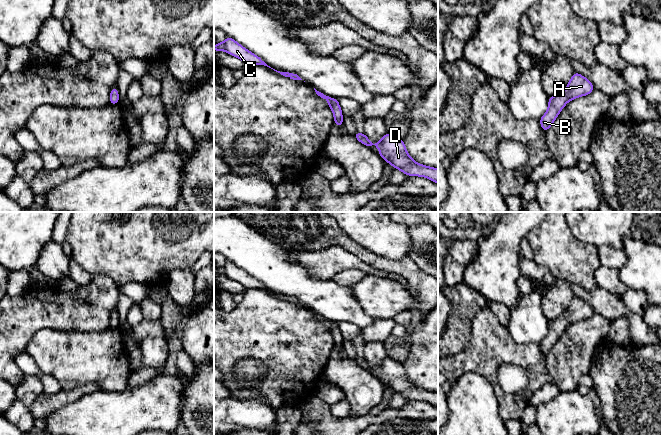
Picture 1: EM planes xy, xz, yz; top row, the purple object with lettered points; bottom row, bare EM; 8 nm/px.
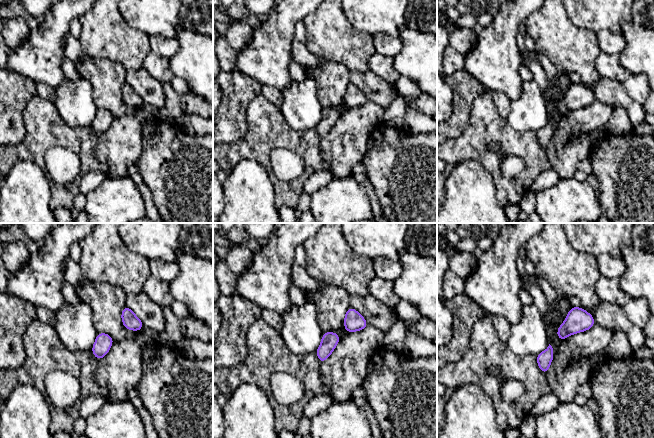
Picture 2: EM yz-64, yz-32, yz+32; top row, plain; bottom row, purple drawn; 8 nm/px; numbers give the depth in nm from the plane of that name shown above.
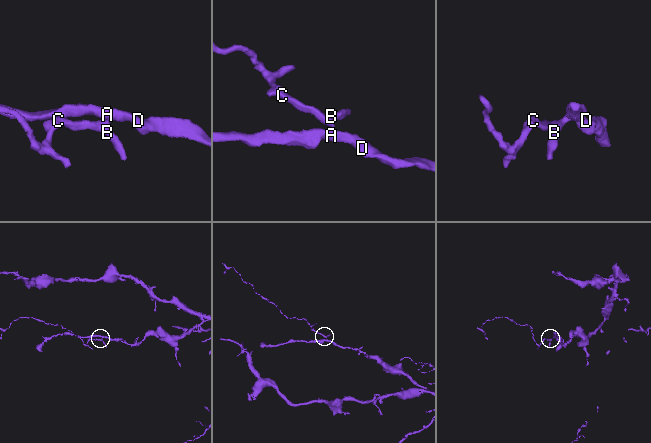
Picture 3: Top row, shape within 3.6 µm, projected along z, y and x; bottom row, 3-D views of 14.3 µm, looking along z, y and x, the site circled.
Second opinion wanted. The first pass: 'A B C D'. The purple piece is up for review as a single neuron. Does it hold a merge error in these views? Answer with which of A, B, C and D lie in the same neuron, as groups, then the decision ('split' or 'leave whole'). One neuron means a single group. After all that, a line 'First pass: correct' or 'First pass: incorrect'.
A B C D | leave whole
First pass: correct

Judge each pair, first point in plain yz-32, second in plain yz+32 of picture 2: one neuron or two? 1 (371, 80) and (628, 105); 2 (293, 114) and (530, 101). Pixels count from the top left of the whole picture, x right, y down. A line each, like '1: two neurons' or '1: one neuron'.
1: one neuron
2: one neuron

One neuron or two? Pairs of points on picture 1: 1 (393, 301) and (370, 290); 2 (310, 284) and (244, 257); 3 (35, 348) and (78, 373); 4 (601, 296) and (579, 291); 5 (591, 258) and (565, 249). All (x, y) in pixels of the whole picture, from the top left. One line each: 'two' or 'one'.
1: one
2: one
3: one
4: one
5: one

